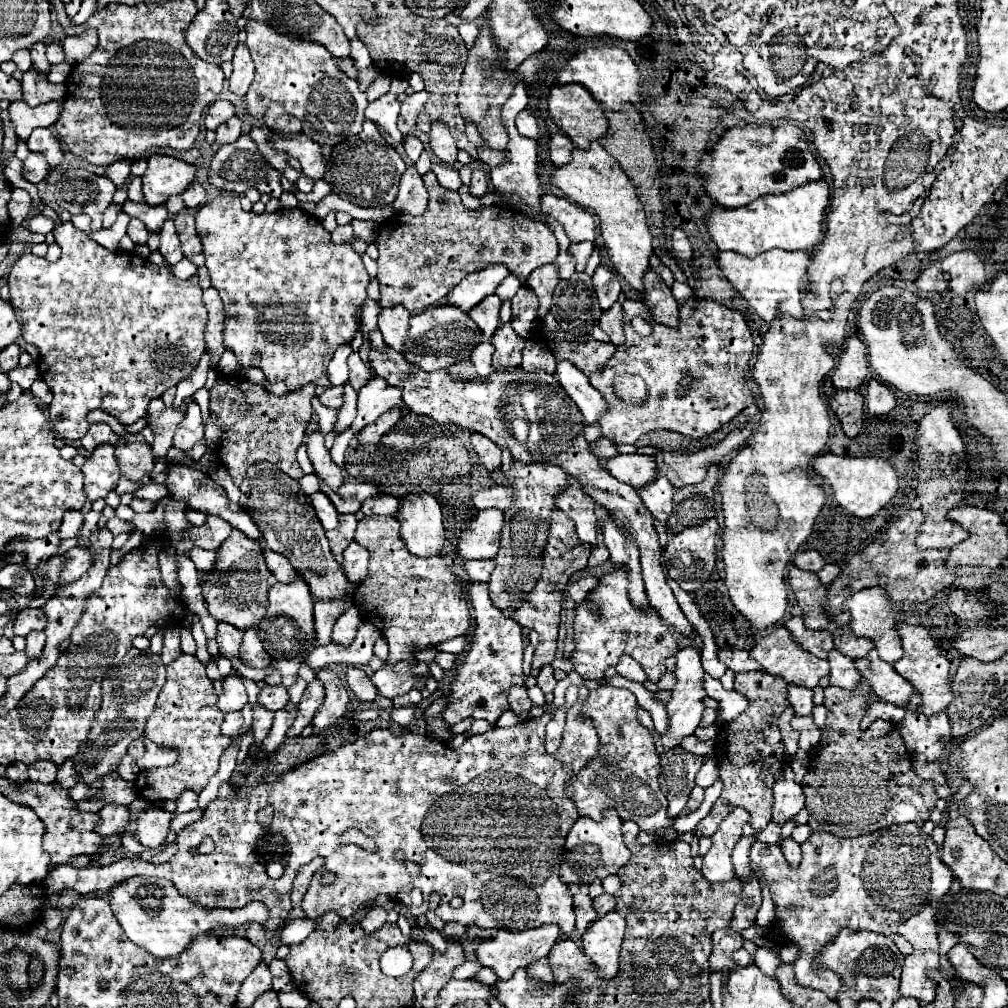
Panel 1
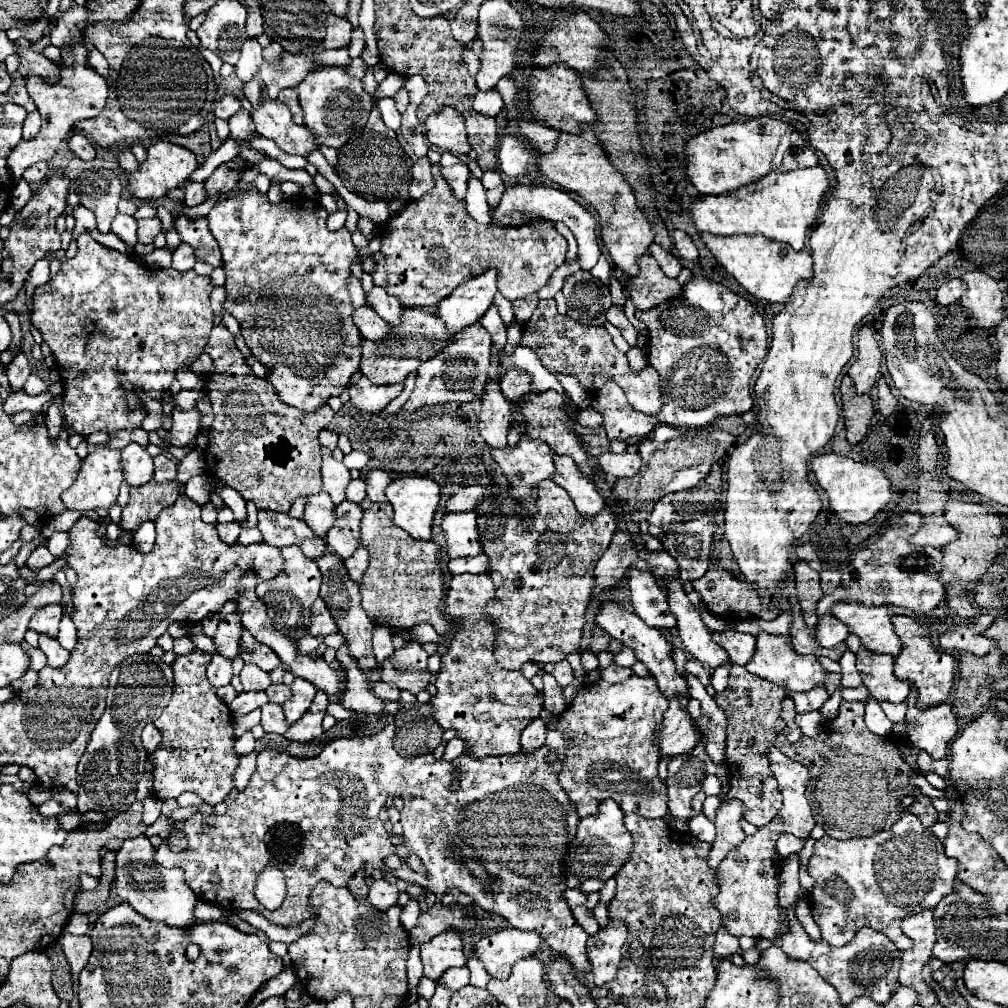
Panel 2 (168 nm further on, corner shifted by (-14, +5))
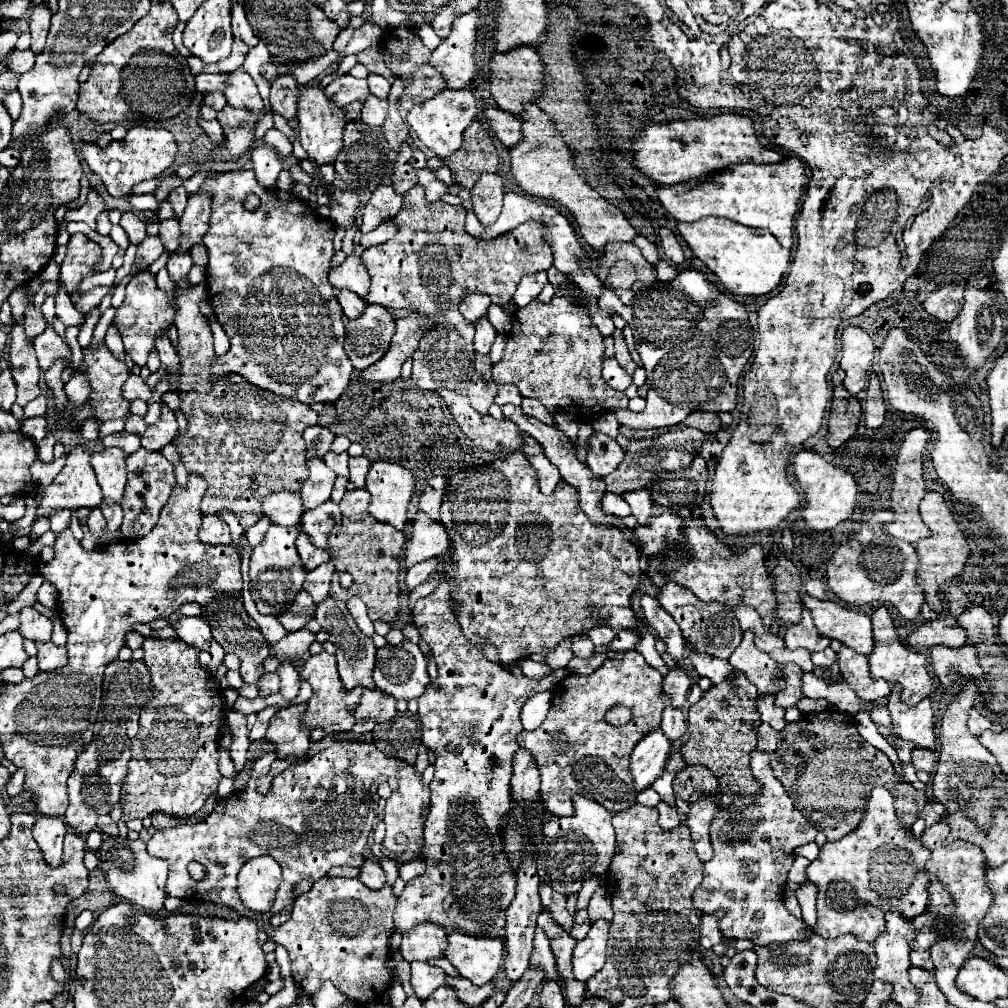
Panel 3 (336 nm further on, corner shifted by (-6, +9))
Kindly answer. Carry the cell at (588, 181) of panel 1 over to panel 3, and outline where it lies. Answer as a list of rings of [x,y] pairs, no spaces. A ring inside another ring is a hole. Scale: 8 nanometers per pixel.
[[[531,105],[527,107],[527,115],[523,115],[521,121],[525,133],[523,143],[517,143],[511,149],[511,171],[519,187],[529,195],[551,197],[557,199],[563,207],[567,207],[575,215],[579,233],[597,251],[605,251],[605,247],[615,241],[623,241],[623,243],[633,241],[637,231],[631,227],[631,223],[627,221],[627,217],[619,207],[615,207],[611,201],[601,197],[593,187],[589,187],[581,179],[575,167],[575,157],[567,147],[565,139],[561,137],[559,129],[555,127],[555,123],[549,119],[549,115],[541,111],[537,105]]]

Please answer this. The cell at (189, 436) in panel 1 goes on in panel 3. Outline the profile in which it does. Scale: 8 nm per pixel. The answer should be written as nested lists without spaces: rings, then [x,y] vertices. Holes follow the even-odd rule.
[[[163,405],[161,419],[155,425],[149,425],[145,435],[141,437],[141,445],[149,451],[161,451],[165,445],[169,445],[177,435],[177,419],[175,413]]]

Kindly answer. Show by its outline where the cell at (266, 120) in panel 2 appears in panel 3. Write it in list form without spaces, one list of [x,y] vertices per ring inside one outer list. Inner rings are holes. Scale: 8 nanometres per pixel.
[[[237,69],[231,73],[231,79],[229,79],[229,87],[225,89],[225,97],[227,97],[227,103],[233,105],[233,107],[241,107],[241,109],[247,109],[251,111],[257,119],[261,119],[267,111],[273,115],[273,111],[269,107],[265,107],[259,91],[257,91],[257,85],[255,81],[251,79],[249,73],[245,73],[243,69]]]

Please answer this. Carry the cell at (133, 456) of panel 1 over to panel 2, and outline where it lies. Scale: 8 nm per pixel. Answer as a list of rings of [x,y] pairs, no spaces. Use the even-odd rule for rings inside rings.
[[[131,443],[121,449],[121,471],[131,487],[145,485],[153,479],[153,457],[141,445]]]

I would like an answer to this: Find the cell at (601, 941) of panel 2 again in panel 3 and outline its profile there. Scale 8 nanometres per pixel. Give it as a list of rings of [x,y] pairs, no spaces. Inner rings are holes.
[[[605,919],[593,921],[591,931],[585,939],[577,941],[573,951],[573,975],[579,981],[587,981],[605,965],[605,947],[609,939],[611,923]]]

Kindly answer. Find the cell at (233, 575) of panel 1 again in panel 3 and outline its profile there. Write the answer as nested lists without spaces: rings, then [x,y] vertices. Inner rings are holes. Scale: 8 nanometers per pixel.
[[[299,629],[299,631],[293,631],[293,633],[287,633],[281,641],[277,643],[271,643],[269,649],[271,649],[271,655],[279,657],[281,661],[283,659],[289,659],[289,661],[297,661],[301,657],[305,657],[309,653],[309,645],[315,641],[315,635],[305,631],[305,629]]]

